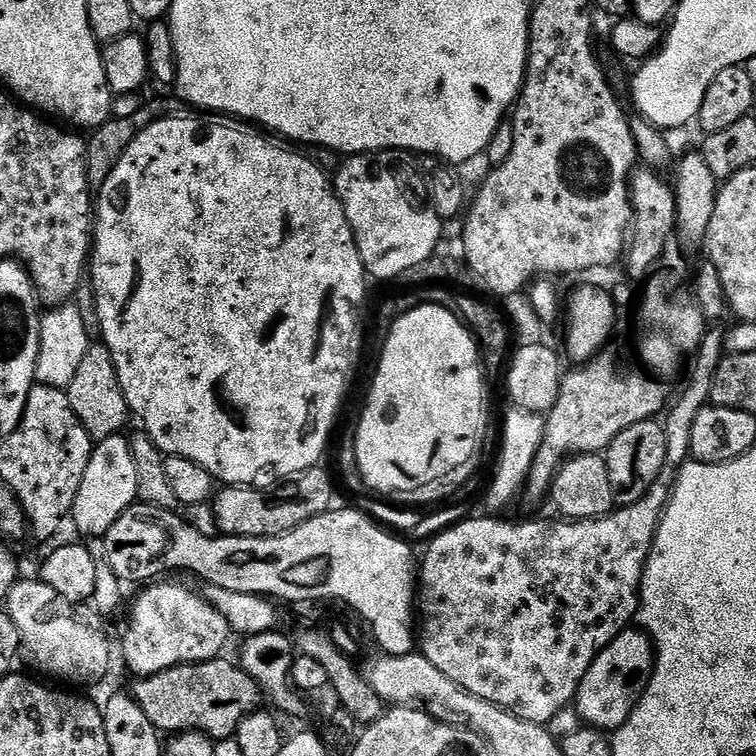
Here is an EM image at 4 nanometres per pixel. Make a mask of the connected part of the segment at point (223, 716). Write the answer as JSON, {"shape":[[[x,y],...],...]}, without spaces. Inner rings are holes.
{"shape":[[[224,659],[179,664],[165,672],[137,679],[130,694],[162,734],[201,732],[214,742],[227,740],[235,737],[240,723],[261,707],[262,693],[239,663],[232,661],[231,664]]]}

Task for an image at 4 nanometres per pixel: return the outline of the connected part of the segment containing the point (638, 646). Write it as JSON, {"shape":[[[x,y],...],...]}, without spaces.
{"shape":[[[625,630],[619,632],[607,646],[594,658],[586,670],[582,682],[576,691],[574,708],[580,711],[585,725],[599,730],[621,728],[634,710],[636,701],[652,674],[654,649],[652,641],[643,631]]]}

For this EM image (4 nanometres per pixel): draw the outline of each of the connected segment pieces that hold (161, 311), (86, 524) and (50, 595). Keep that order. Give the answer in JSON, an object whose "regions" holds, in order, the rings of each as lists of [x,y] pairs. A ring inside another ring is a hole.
{"regions":[[[[165,118],[165,119],[163,119],[163,120],[156,120],[156,121],[154,121],[154,123],[153,123],[153,124],[152,124],[152,125],[150,125],[150,126],[149,126],[149,128],[147,128],[147,129],[146,129],[146,130],[142,130],[142,134],[138,134],[138,135],[137,135],[137,136],[136,136],[136,137],[135,137],[135,138],[134,138],[134,142],[130,142],[130,146],[129,146],[129,147],[128,147],[128,149],[127,149],[127,150],[125,150],[125,151],[124,151],[124,154],[123,154],[123,156],[121,156],[121,158],[120,158],[120,161],[119,161],[119,162],[117,162],[117,163],[116,163],[116,165],[115,165],[115,166],[114,166],[114,170],[113,170],[113,171],[112,171],[112,173],[111,173],[111,174],[110,174],[110,178],[106,178],[106,182],[105,182],[105,183],[104,183],[104,185],[103,185],[103,186],[101,186],[101,188],[100,188],[100,189],[99,189],[99,190],[98,190],[98,196],[100,196],[100,201],[99,201],[99,200],[98,200],[98,199],[97,199],[97,200],[96,200],[96,201],[95,201],[95,204],[94,204],[94,243],[93,243],[93,244],[92,244],[92,245],[91,245],[91,248],[90,248],[90,280],[91,280],[91,276],[92,276],[92,288],[93,288],[93,290],[94,290],[94,291],[96,291],[96,316],[97,316],[97,318],[98,318],[98,319],[100,319],[100,332],[101,332],[101,334],[102,334],[102,335],[104,335],[104,337],[102,337],[102,343],[103,343],[103,345],[104,345],[104,347],[105,347],[105,348],[108,348],[108,349],[109,349],[109,350],[110,350],[110,354],[111,354],[111,355],[112,355],[112,361],[113,361],[113,362],[114,362],[114,366],[115,366],[115,367],[116,367],[116,373],[117,373],[117,374],[118,374],[118,382],[119,382],[119,383],[120,383],[120,385],[121,385],[121,386],[122,386],[122,390],[123,390],[123,391],[124,391],[124,397],[125,397],[125,398],[126,398],[126,402],[127,402],[127,403],[128,403],[128,406],[129,406],[129,409],[130,409],[130,412],[131,412],[131,415],[132,415],[132,416],[133,416],[133,417],[135,417],[135,419],[136,419],[136,416],[137,416],[137,418],[138,418],[138,419],[140,419],[140,420],[141,420],[141,422],[142,422],[142,423],[144,423],[144,424],[141,424],[141,425],[142,425],[142,428],[143,428],[143,431],[145,431],[145,432],[147,432],[147,433],[148,433],[148,435],[149,435],[149,436],[151,436],[151,437],[152,437],[152,441],[154,441],[154,443],[155,443],[155,444],[156,444],[156,446],[157,446],[157,448],[159,448],[159,449],[160,449],[160,451],[161,451],[161,453],[163,453],[163,455],[164,455],[164,456],[181,456],[181,457],[182,457],[182,458],[190,458],[190,462],[198,462],[198,466],[202,466],[202,467],[203,467],[203,468],[205,468],[205,469],[206,469],[206,470],[210,470],[210,474],[211,474],[211,475],[212,475],[212,479],[213,479],[213,480],[215,480],[215,481],[217,481],[217,482],[219,482],[219,483],[220,483],[220,484],[221,484],[221,485],[224,485],[224,486],[251,486],[251,487],[254,487],[254,488],[259,488],[259,489],[261,489],[261,490],[264,490],[264,489],[267,489],[267,487],[266,487],[266,486],[267,486],[267,484],[272,484],[272,483],[274,483],[274,482],[275,482],[275,480],[280,480],[280,479],[282,479],[282,478],[283,478],[283,476],[292,476],[292,477],[291,477],[291,478],[296,478],[296,477],[299,477],[299,476],[300,476],[300,475],[301,475],[301,474],[304,474],[304,473],[307,473],[307,471],[308,471],[308,469],[310,469],[310,468],[314,468],[314,467],[317,467],[317,465],[319,465],[319,464],[320,464],[320,463],[321,463],[321,460],[320,460],[320,455],[322,455],[322,454],[323,454],[323,452],[324,452],[324,451],[326,451],[326,450],[327,450],[327,448],[328,448],[328,435],[330,435],[330,434],[331,434],[331,432],[332,432],[332,427],[334,427],[334,426],[335,426],[335,424],[336,424],[336,415],[338,415],[338,414],[339,414],[339,412],[340,412],[340,407],[342,407],[342,406],[343,406],[343,404],[344,404],[344,395],[346,395],[346,394],[347,394],[347,392],[348,392],[348,383],[350,383],[350,382],[351,382],[351,380],[352,380],[352,375],[354,375],[354,374],[355,374],[355,372],[356,372],[356,363],[358,363],[358,362],[359,362],[359,360],[360,360],[360,307],[362,307],[362,306],[363,306],[363,304],[364,304],[364,295],[366,295],[366,294],[367,294],[367,292],[368,292],[368,284],[367,284],[367,282],[368,282],[368,283],[369,283],[369,281],[368,281],[368,280],[367,280],[367,279],[366,279],[366,273],[365,273],[365,271],[364,271],[364,263],[363,263],[363,262],[362,262],[362,258],[361,258],[361,257],[360,257],[360,255],[359,255],[359,254],[358,254],[358,246],[357,246],[357,245],[356,245],[356,239],[355,239],[355,238],[354,238],[354,234],[353,234],[353,233],[352,233],[352,227],[351,227],[351,226],[350,226],[350,222],[349,222],[349,221],[348,221],[348,219],[347,219],[347,218],[346,218],[346,214],[345,214],[345,213],[344,213],[344,207],[343,207],[343,206],[342,206],[342,202],[341,202],[341,201],[340,201],[340,197],[339,197],[339,196],[337,196],[337,194],[336,194],[336,190],[335,190],[335,187],[334,187],[334,184],[333,184],[333,181],[332,181],[332,180],[331,180],[331,179],[330,179],[330,176],[329,176],[329,173],[327,173],[327,172],[323,172],[323,170],[321,170],[321,169],[320,169],[320,168],[319,168],[319,167],[318,167],[318,166],[314,166],[314,162],[310,162],[310,161],[309,161],[309,160],[308,160],[308,159],[307,159],[307,158],[306,158],[306,157],[304,157],[304,155],[302,155],[302,154],[301,154],[301,153],[300,153],[300,152],[299,152],[299,151],[297,151],[297,152],[287,152],[287,150],[286,150],[286,149],[284,149],[284,148],[279,148],[279,146],[278,146],[278,145],[276,145],[276,144],[271,144],[271,142],[270,142],[270,141],[268,141],[268,140],[263,140],[263,138],[262,138],[262,137],[260,137],[260,136],[255,136],[255,134],[254,134],[254,133],[252,133],[252,132],[243,132],[243,130],[242,130],[242,129],[240,129],[240,128],[231,128],[231,126],[230,126],[230,125],[228,125],[228,124],[203,124],[203,122],[202,122],[202,121],[200,121],[200,120],[184,120],[184,119],[185,119],[185,118]]],[[[121,434],[101,440],[93,447],[82,486],[78,488],[78,498],[74,498],[71,519],[76,519],[77,526],[86,535],[103,537],[108,528],[118,522],[123,512],[137,503],[139,490],[138,470],[129,437]]],[[[22,578],[11,588],[6,611],[19,631],[21,657],[36,669],[70,682],[98,680],[107,672],[110,666],[110,640],[104,628],[105,621],[94,608],[76,607],[73,601],[65,599],[41,579]]]]}

